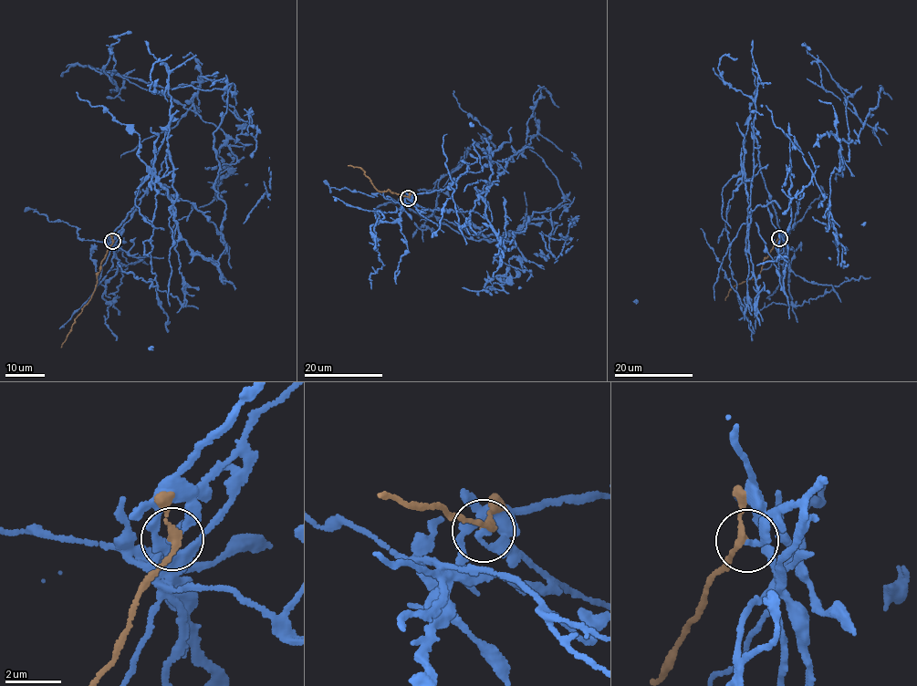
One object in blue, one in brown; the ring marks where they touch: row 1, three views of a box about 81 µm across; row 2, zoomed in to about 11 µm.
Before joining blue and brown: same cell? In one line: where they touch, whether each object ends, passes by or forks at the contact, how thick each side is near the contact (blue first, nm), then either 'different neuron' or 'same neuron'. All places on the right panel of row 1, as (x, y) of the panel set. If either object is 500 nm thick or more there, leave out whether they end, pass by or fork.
place (779, 238); blue ends; brown passes by; calibres 190 and 200 nm; different neuron

